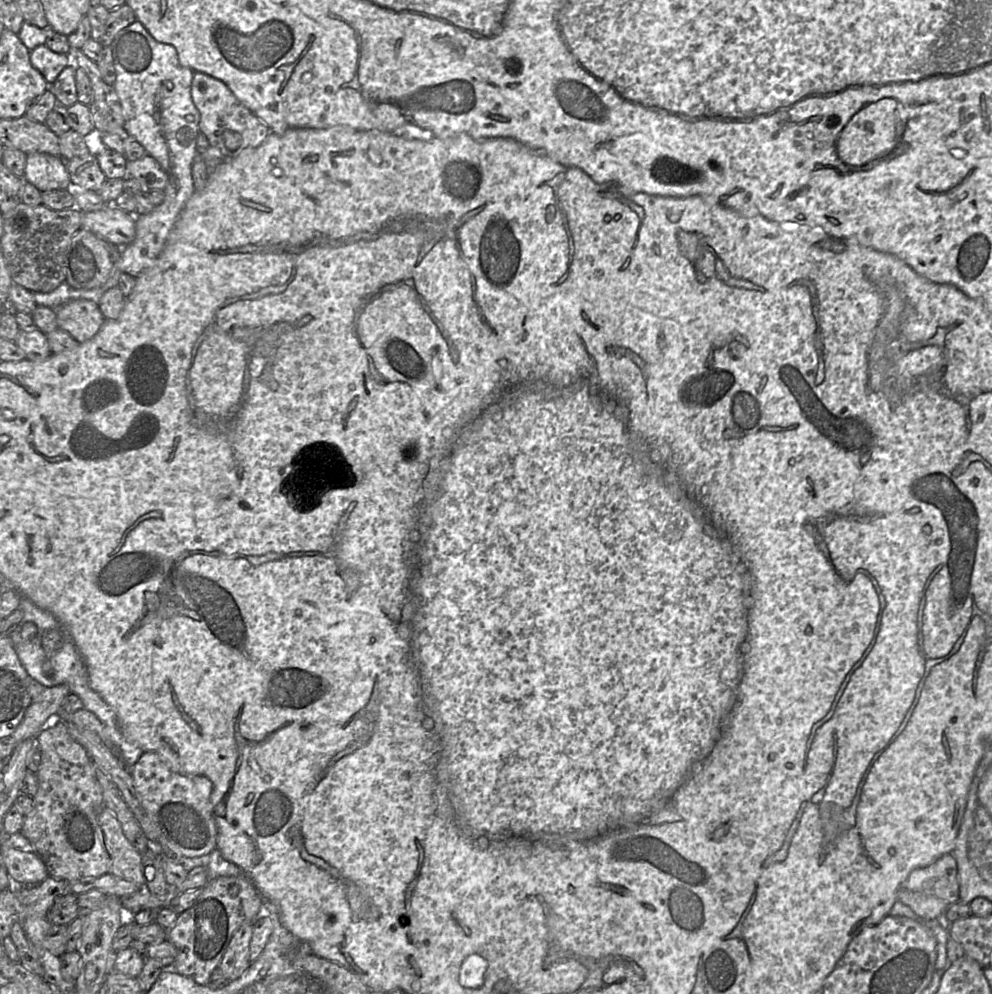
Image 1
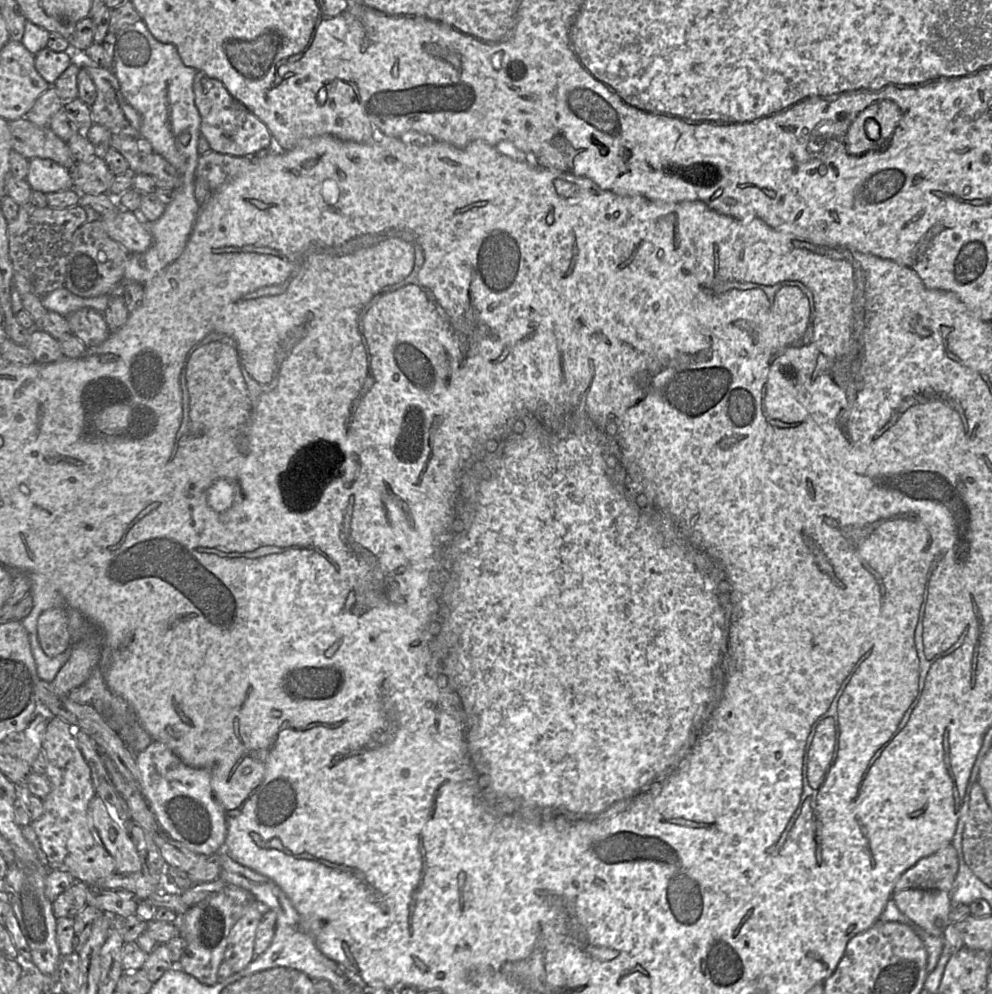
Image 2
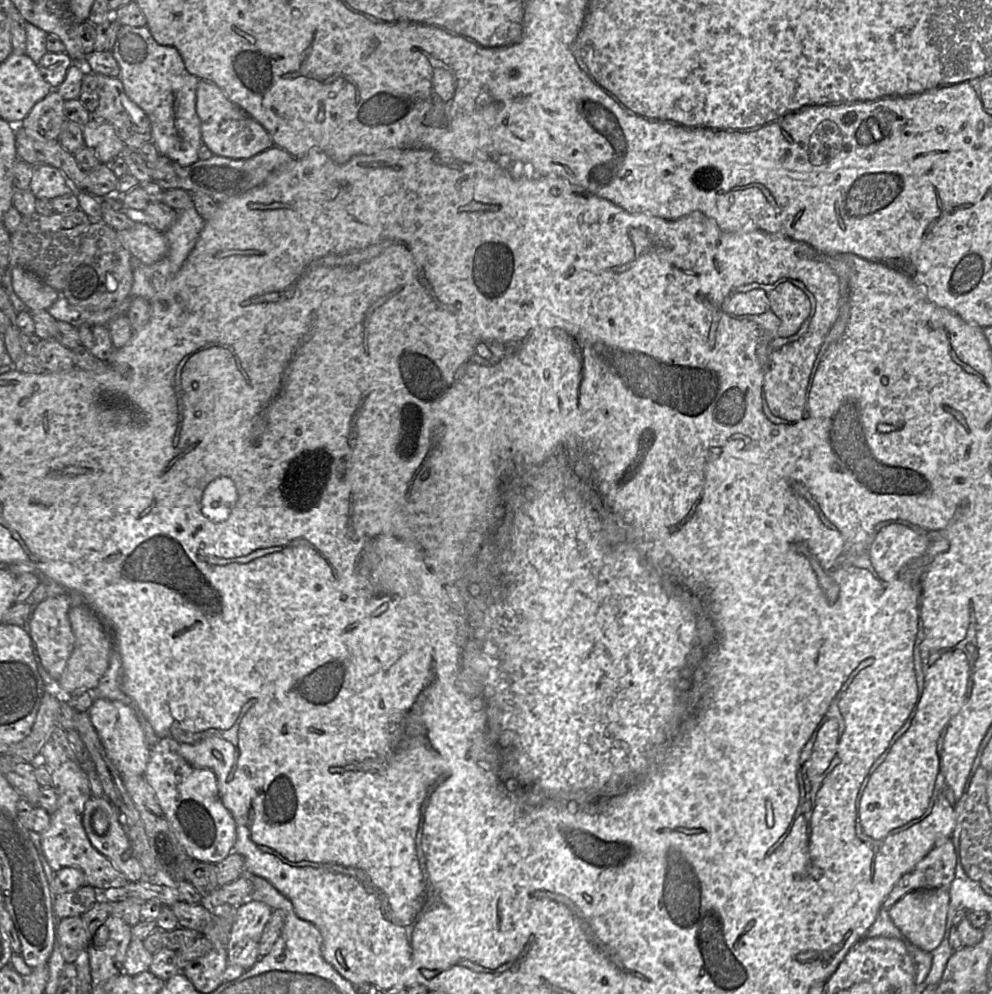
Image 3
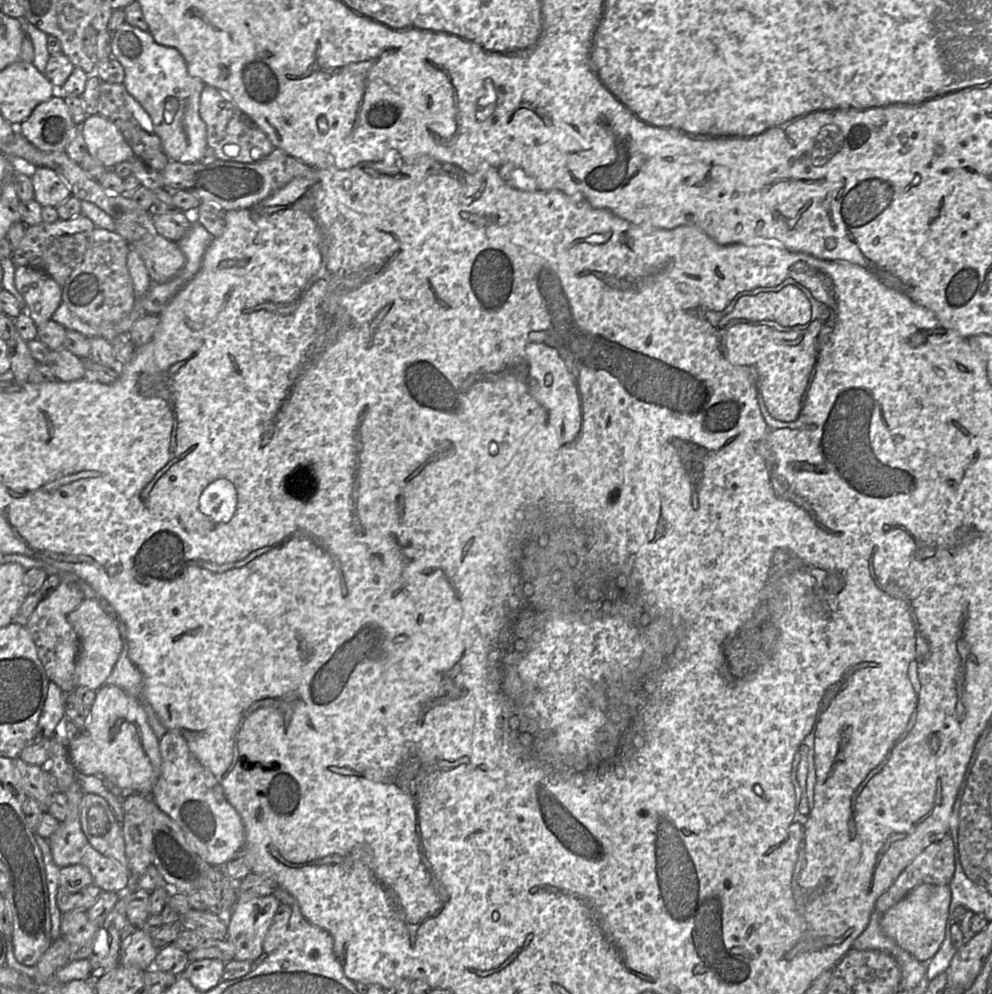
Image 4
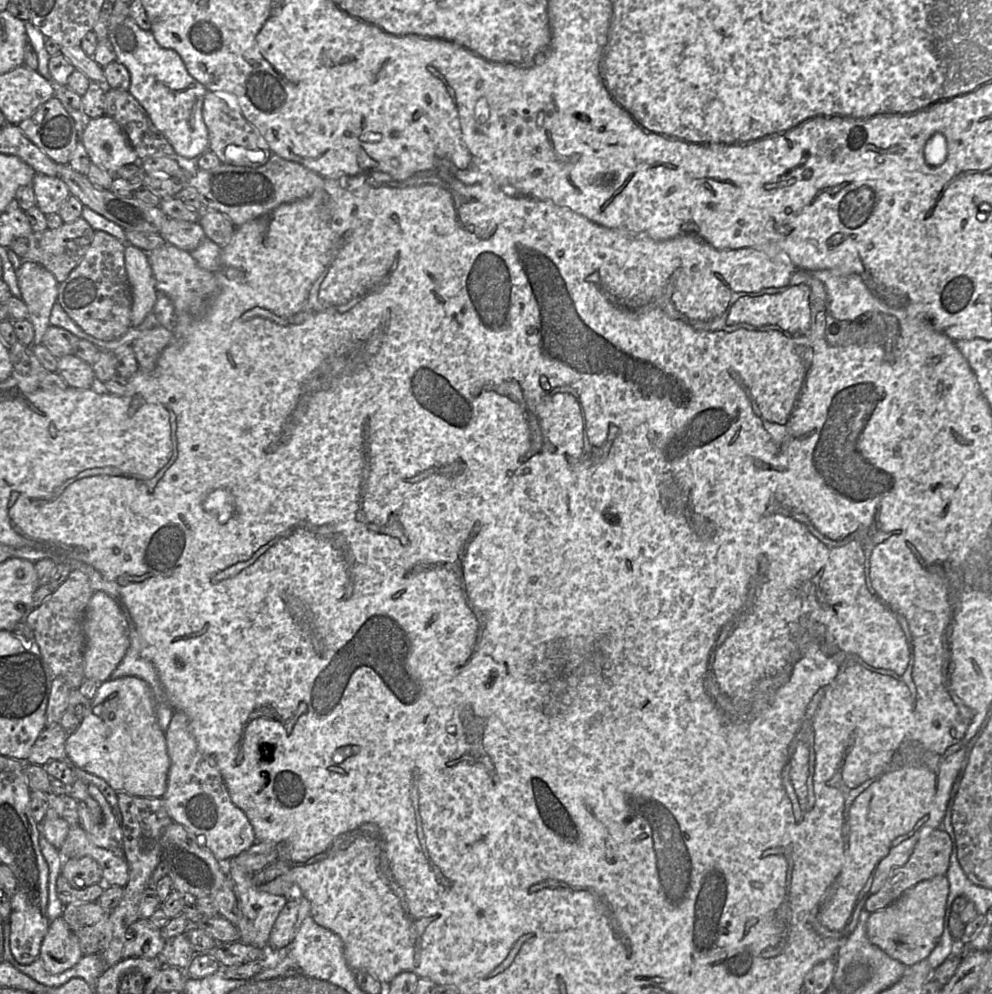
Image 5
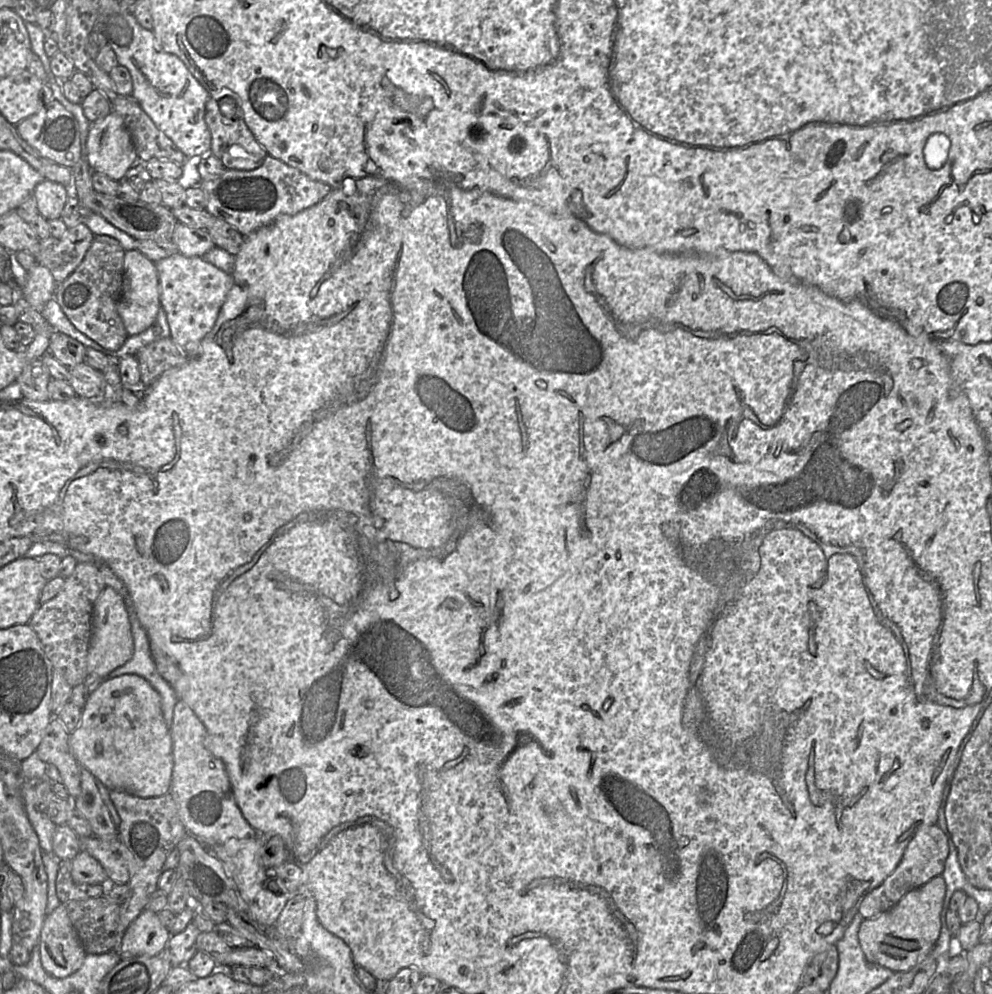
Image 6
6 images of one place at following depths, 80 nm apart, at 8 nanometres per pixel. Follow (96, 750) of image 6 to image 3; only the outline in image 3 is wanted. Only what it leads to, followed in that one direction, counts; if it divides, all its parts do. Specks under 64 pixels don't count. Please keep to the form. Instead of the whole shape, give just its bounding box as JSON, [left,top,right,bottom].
[88,698,150,776]

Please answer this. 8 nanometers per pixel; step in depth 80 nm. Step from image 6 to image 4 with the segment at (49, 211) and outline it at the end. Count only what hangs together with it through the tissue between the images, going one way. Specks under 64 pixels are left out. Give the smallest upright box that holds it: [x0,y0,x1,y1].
[30,166,71,207]

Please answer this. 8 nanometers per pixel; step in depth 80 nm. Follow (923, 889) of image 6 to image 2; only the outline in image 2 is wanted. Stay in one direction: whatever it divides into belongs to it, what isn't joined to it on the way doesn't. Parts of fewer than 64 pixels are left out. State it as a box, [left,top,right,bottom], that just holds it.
[893,889,951,936]

